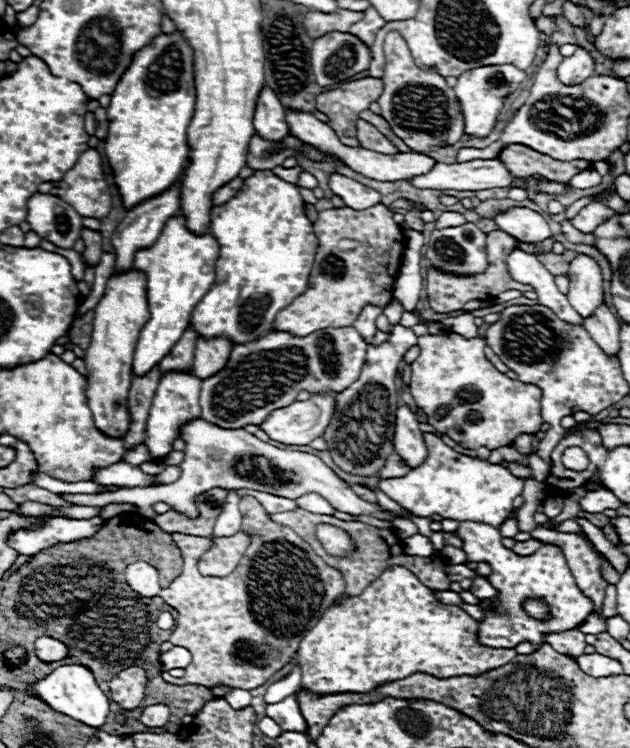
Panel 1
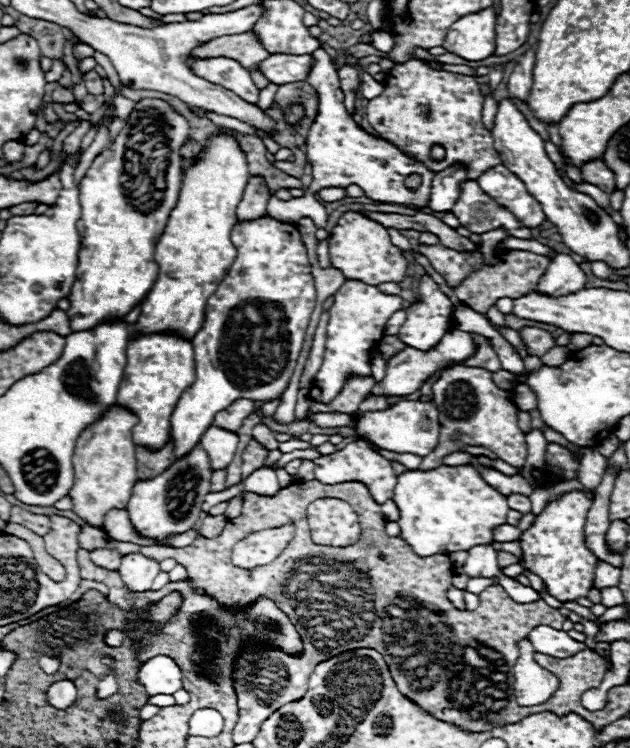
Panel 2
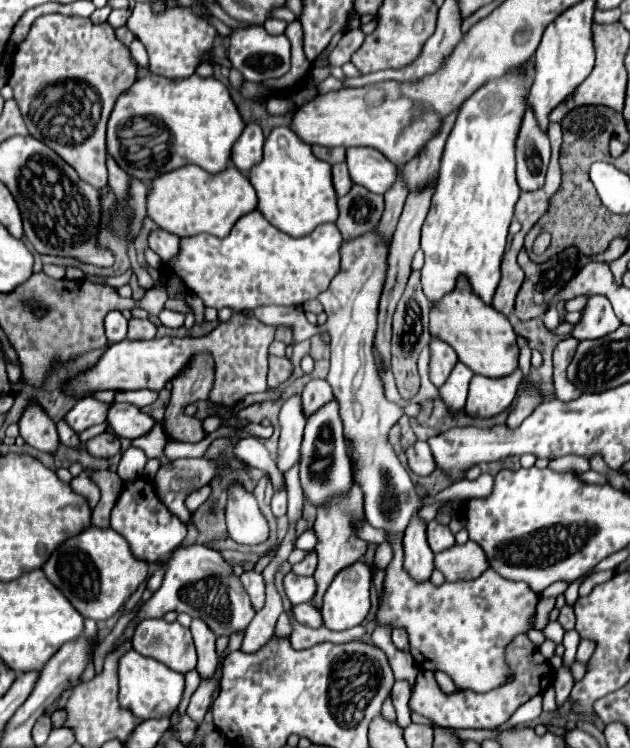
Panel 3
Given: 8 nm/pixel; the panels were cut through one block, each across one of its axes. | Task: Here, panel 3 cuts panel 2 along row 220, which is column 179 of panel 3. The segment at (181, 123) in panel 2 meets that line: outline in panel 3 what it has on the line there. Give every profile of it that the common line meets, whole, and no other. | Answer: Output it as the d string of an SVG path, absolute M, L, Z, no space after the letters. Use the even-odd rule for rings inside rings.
M146 72L118 96L108 120L106 150L126 174L148 184L156 176L186 164L196 164L208 172L224 170L230 162L232 144L242 130L244 122L220 80L198 74L170 80Z

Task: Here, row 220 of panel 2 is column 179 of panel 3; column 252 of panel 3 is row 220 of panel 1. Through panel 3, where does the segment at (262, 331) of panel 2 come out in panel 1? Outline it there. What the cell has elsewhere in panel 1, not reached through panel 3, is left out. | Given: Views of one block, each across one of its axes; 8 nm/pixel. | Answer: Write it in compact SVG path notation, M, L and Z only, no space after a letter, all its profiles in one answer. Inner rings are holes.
M270 170L254 172L250 178L244 178L244 184L238 190L236 198L210 210L210 222L212 234L220 242L220 258L216 260L216 282L212 284L212 290L204 294L200 304L196 304L192 326L204 338L226 336L232 342L250 342L264 336L270 330L276 314L308 288L308 276L314 264L318 240L314 236L312 222L304 214L304 200L298 186L278 178Z

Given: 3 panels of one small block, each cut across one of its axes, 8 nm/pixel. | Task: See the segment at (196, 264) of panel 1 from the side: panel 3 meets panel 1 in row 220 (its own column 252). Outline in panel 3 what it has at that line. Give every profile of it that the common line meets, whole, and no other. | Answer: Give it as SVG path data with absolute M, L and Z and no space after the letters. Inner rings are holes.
M274 128L270 132L270 136L264 142L264 156L262 160L250 170L248 174L254 190L258 192L258 212L262 212L262 216L276 226L278 230L290 234L290 236L306 236L310 234L318 224L324 222L334 222L338 218L338 206L336 206L336 192L332 186L332 166L318 160L312 152L310 146L304 144L298 136L294 136L294 132L290 128Z

